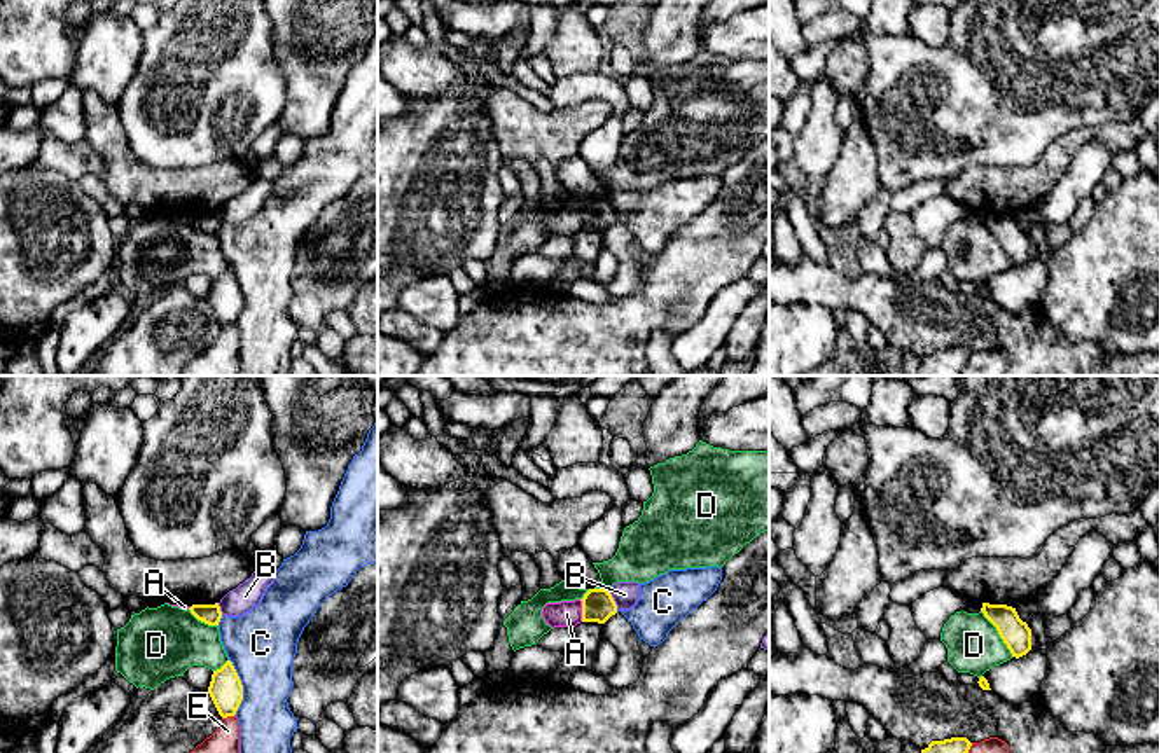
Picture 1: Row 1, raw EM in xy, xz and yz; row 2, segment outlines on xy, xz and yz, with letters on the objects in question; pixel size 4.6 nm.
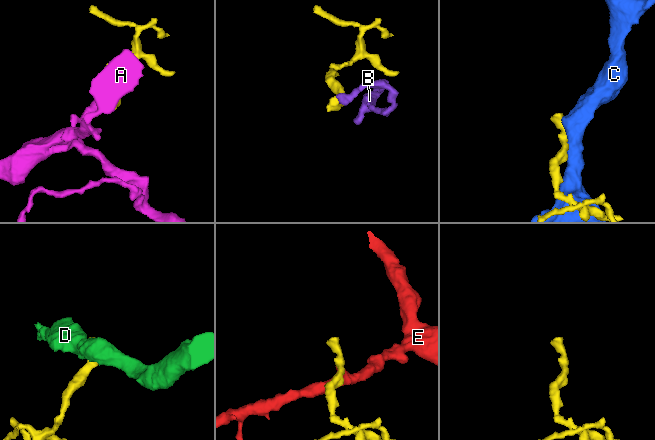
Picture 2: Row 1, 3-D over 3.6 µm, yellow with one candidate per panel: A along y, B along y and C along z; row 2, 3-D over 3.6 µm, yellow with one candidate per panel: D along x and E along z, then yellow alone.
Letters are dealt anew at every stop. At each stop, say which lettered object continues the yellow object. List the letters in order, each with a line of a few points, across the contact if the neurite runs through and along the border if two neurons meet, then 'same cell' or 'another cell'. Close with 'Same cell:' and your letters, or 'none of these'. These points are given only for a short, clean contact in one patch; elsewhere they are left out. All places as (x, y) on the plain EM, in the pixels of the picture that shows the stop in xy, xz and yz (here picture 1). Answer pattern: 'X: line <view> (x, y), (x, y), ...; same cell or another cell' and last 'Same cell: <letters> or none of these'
A: line xz (579, 208), (582, 229); another cell
B: line xz (607, 198), (617, 217); another cell
C: another cell
D: line yz (981, 219), (1013, 264); another cell
E: another cell
Same cell: none of these

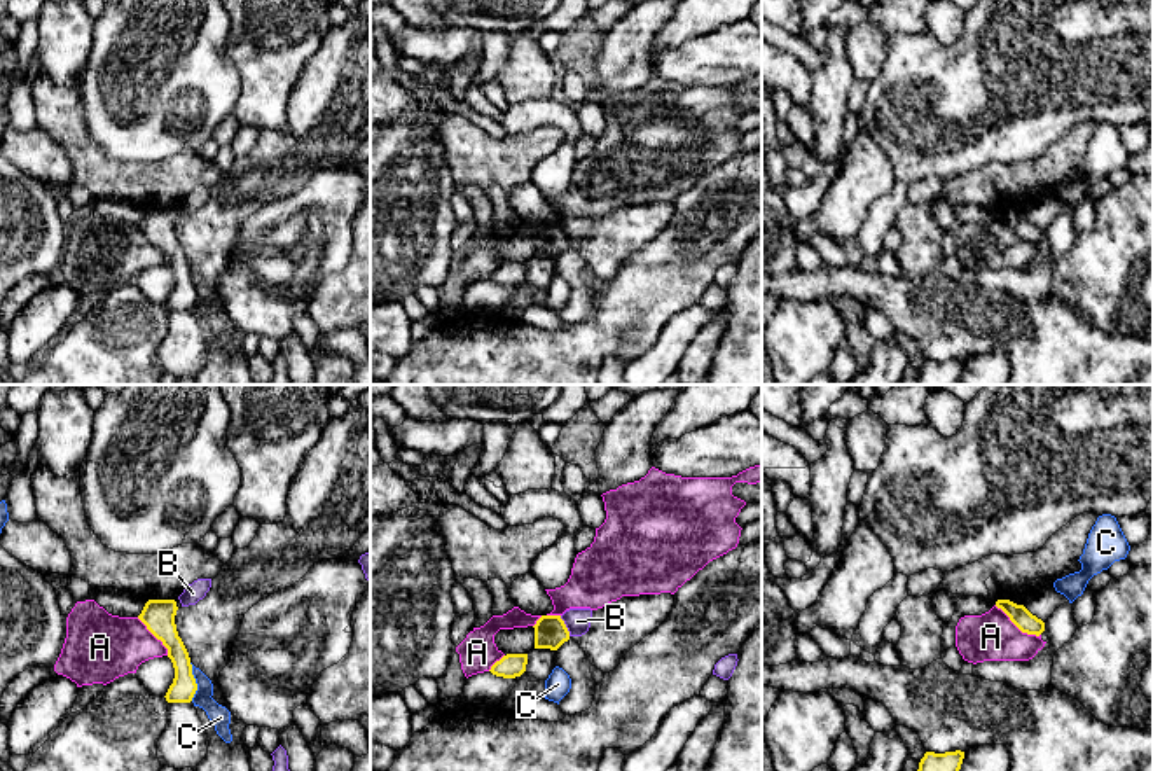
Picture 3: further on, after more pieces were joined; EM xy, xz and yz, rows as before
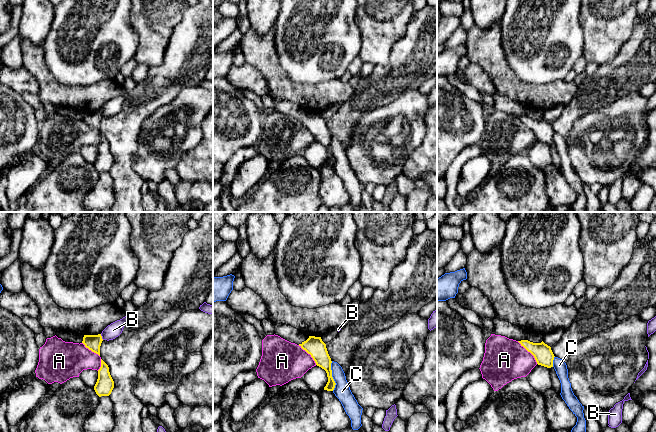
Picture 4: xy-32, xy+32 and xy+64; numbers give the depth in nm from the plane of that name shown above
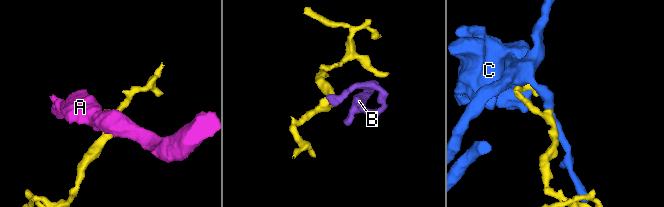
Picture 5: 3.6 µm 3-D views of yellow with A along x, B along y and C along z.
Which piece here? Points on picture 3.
A: line yz (994, 214), (1022, 240), (1040, 243); another cell
B: line xz (559, 224), (570, 243); another cell
C: another cell
Same cell: none of these

